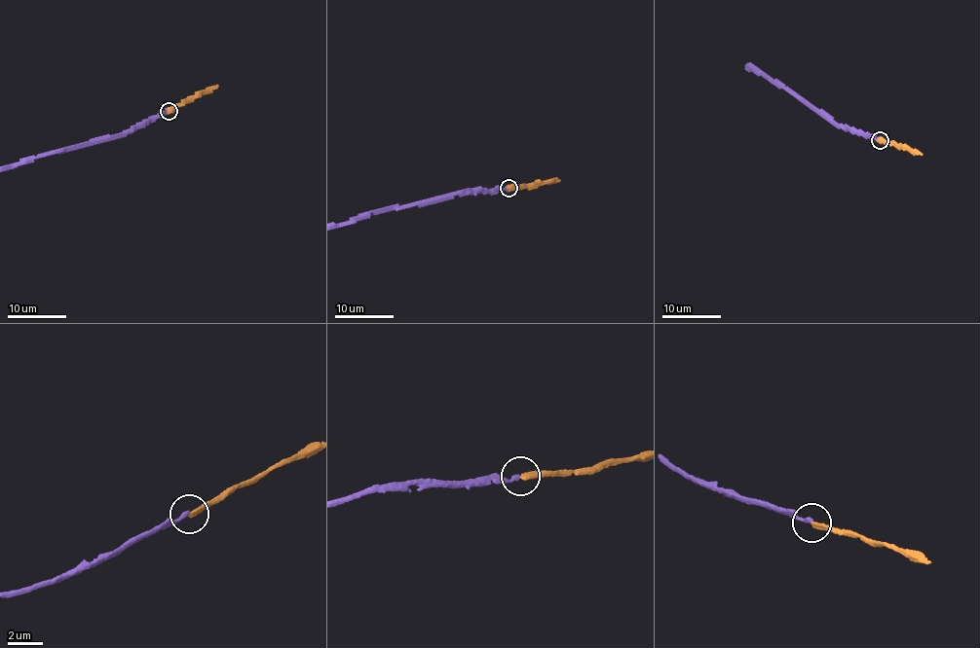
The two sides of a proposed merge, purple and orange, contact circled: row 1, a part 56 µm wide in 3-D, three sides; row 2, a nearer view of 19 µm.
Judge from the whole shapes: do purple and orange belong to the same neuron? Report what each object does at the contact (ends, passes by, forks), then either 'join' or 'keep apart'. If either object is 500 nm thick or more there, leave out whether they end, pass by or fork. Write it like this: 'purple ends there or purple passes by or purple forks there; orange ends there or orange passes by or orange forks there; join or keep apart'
purple ends there; orange ends there; keep apart

